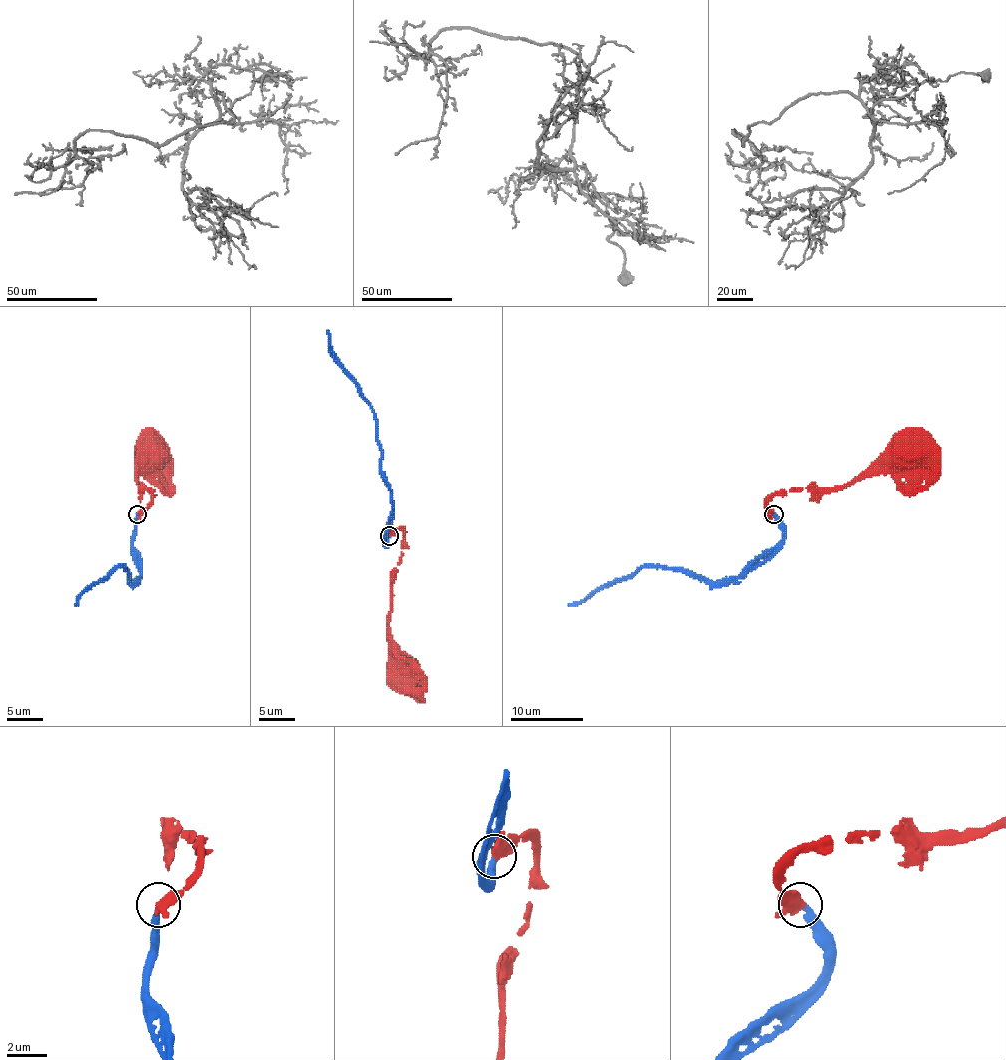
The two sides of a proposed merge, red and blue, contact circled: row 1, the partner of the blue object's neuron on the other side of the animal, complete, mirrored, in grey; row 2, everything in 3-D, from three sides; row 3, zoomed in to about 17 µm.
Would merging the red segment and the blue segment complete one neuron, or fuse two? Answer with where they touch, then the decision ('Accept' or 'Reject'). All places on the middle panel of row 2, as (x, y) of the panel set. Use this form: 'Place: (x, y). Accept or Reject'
Place: (389, 536). Accept

